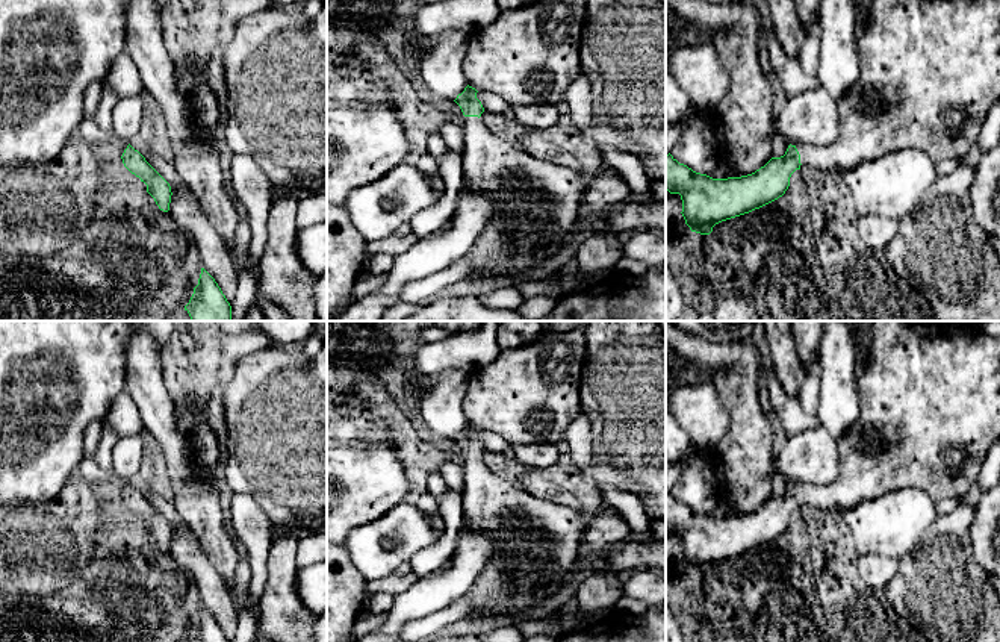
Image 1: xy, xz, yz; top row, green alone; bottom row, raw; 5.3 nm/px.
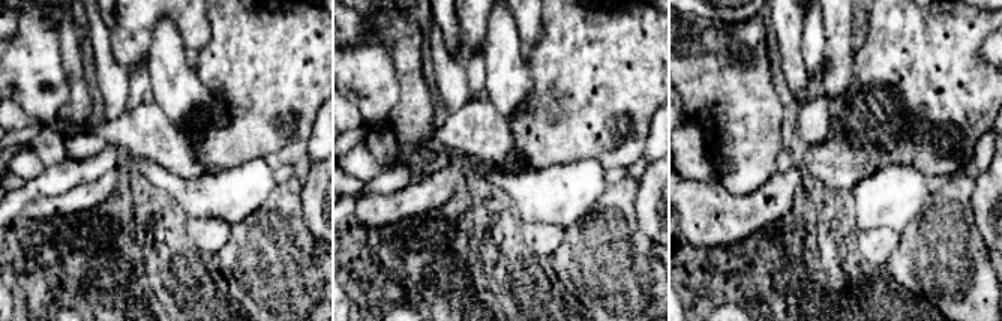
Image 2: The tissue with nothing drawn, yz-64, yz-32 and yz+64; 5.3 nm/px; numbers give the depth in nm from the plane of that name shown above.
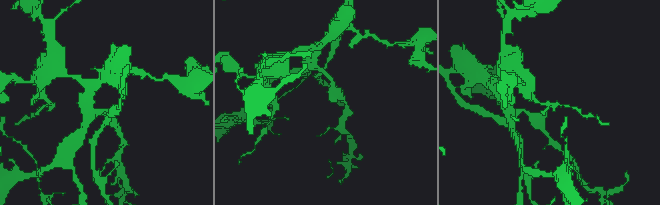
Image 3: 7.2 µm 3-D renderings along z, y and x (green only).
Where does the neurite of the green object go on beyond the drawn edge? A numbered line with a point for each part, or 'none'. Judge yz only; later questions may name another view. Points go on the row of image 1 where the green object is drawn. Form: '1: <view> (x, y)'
1: yz (929, 74)

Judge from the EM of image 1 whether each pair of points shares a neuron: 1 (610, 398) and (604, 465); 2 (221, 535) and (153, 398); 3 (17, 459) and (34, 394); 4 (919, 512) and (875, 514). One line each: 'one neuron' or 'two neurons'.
1: one neuron
2: one neuron
3: one neuron
4: one neuron

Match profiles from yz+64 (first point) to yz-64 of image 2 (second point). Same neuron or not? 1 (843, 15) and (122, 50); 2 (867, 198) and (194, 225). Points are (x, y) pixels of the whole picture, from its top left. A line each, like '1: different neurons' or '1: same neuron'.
1: different neurons
2: different neurons

